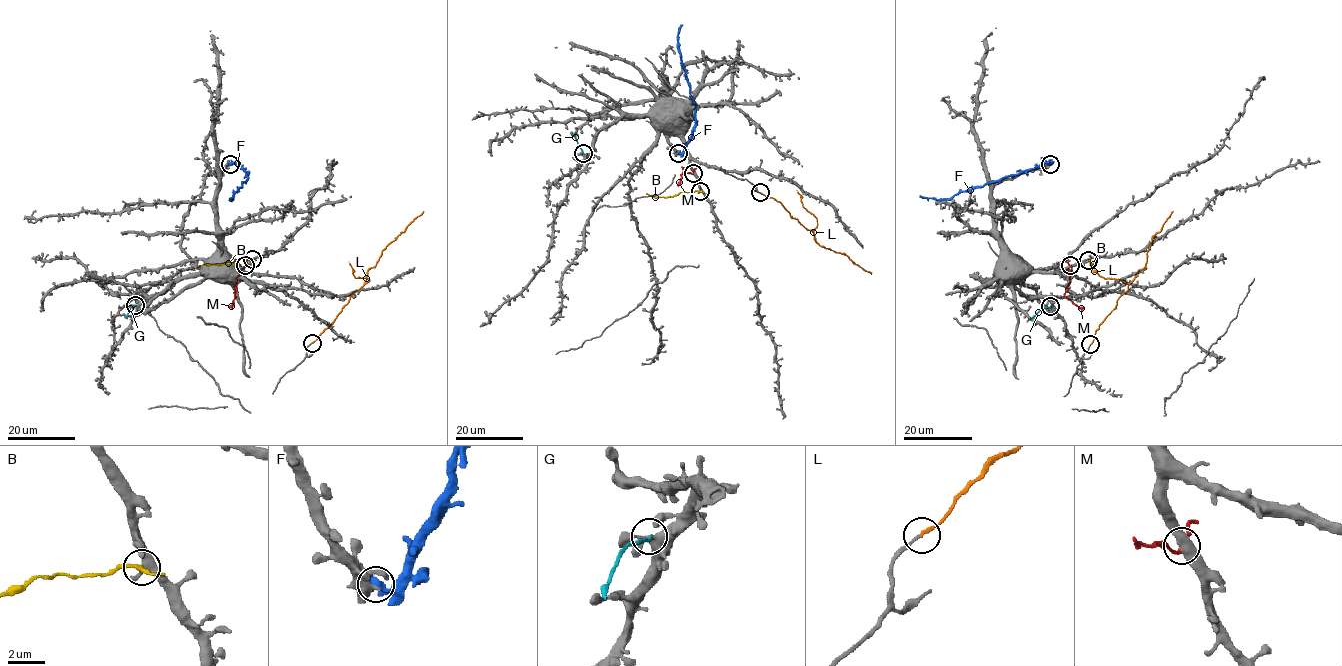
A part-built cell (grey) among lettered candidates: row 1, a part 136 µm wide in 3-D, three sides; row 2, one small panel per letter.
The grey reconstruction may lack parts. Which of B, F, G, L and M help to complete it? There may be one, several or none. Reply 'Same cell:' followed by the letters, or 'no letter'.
Same cell: L

